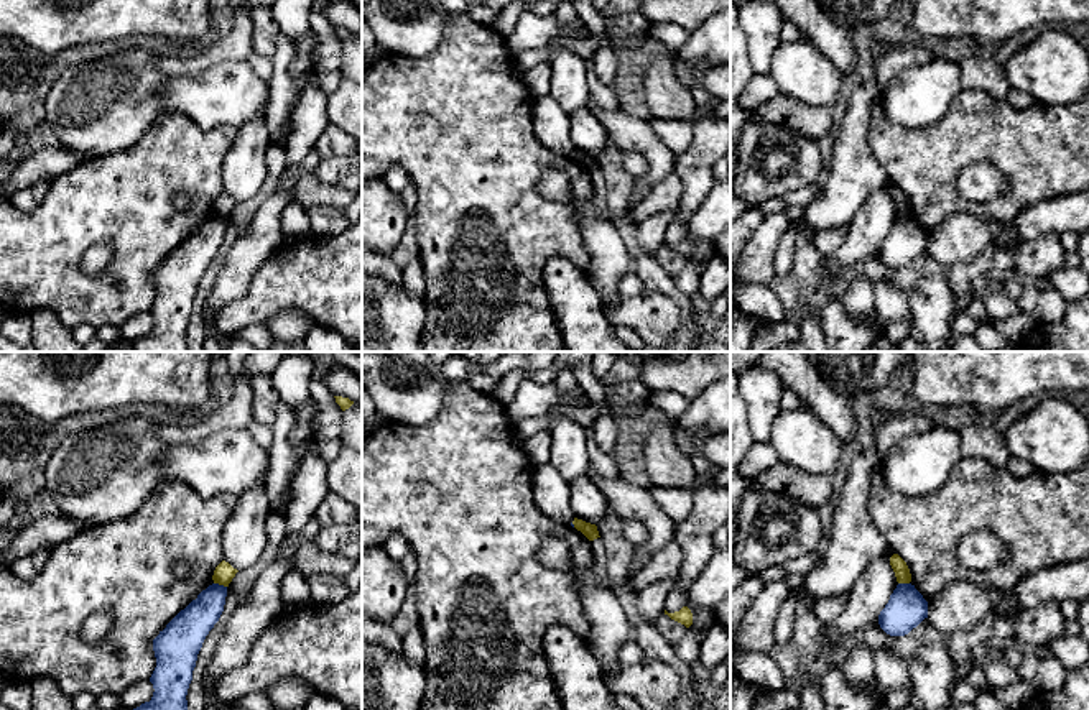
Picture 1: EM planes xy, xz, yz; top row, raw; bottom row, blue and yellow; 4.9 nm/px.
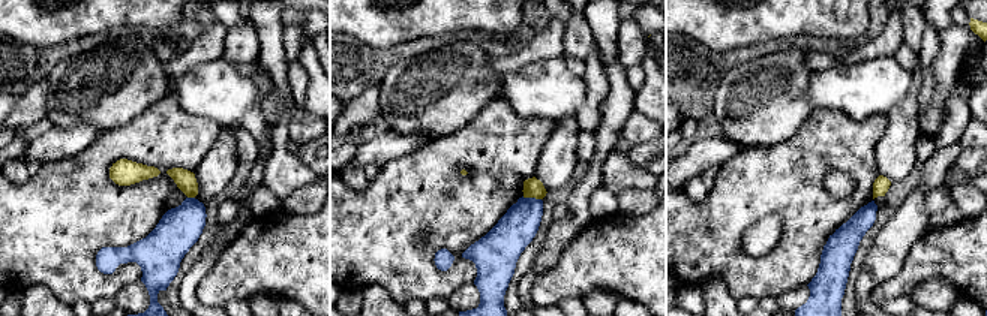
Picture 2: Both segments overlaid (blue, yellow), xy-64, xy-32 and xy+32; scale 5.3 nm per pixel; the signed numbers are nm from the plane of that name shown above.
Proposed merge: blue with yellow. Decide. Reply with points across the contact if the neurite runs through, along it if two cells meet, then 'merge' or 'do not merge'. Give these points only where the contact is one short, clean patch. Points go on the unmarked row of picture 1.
border along xy (214, 214), (226, 219); do not merge

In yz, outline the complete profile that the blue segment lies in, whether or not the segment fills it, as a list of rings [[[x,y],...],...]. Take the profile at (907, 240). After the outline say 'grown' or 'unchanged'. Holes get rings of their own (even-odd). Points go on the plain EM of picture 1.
[[[898,215],[878,247],[880,260],[890,268],[905,268],[928,250],[928,233],[911,215]]] | unchanged

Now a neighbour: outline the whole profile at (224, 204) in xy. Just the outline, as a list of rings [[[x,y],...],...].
[[[222,192],[212,207],[214,215],[229,219],[229,215],[232,214],[232,210],[235,209],[239,202],[234,201],[229,194]]]

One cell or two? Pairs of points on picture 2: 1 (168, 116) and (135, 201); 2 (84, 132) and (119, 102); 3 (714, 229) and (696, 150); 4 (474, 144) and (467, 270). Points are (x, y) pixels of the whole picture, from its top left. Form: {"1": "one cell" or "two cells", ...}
{"1": "one cell", "2": "two cells", "3": "two cells", "4": "one cell"}

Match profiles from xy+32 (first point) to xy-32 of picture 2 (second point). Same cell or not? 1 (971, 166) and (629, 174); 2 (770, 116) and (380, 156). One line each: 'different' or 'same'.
1: different
2: different

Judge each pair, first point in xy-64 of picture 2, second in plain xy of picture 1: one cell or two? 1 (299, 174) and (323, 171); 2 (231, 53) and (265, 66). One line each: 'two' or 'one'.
1: two
2: two

